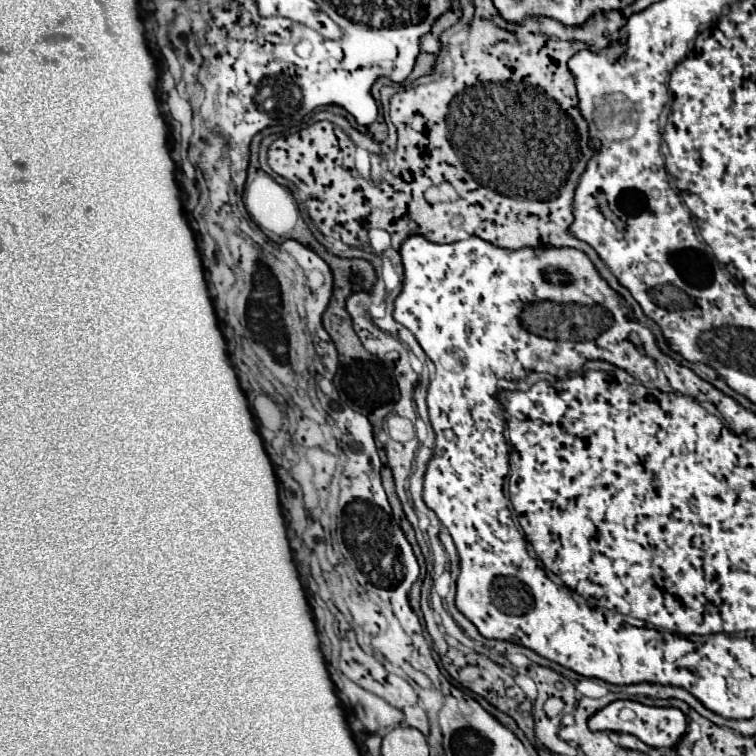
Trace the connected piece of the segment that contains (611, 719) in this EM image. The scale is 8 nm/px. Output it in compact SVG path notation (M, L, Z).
M625 699L625 701L613 701L613 703L609 703L609 707L603 707L601 711L597 711L597 715L593 715L593 719L589 719L589 729L591 731L629 733L629 735L639 737L647 745L659 749L659 747L677 745L677 741L681 739L681 735L687 729L687 717L675 707L649 707L649 705Z

